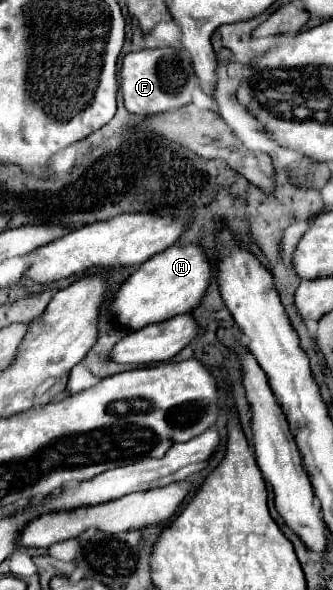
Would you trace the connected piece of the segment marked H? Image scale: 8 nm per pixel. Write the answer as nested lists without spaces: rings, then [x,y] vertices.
[[[169,246],[161,254],[155,254],[147,262],[143,262],[129,278],[121,284],[119,292],[113,296],[113,314],[119,324],[129,330],[139,330],[147,324],[169,320],[177,314],[193,312],[211,282],[211,262],[203,250],[203,246]]]

